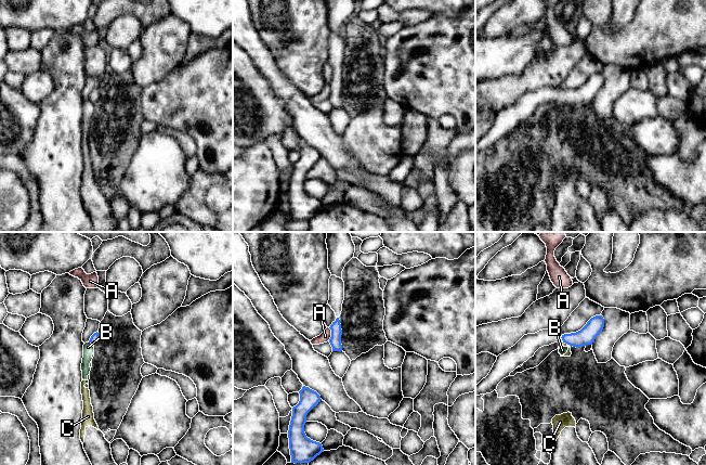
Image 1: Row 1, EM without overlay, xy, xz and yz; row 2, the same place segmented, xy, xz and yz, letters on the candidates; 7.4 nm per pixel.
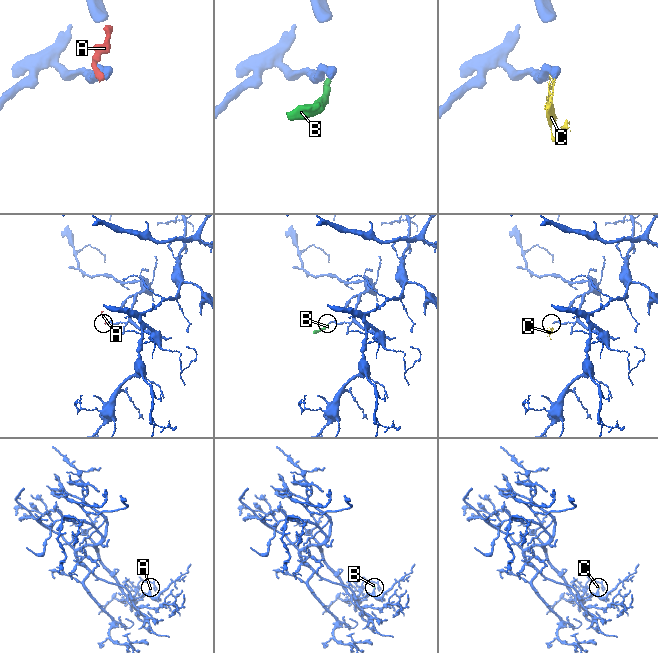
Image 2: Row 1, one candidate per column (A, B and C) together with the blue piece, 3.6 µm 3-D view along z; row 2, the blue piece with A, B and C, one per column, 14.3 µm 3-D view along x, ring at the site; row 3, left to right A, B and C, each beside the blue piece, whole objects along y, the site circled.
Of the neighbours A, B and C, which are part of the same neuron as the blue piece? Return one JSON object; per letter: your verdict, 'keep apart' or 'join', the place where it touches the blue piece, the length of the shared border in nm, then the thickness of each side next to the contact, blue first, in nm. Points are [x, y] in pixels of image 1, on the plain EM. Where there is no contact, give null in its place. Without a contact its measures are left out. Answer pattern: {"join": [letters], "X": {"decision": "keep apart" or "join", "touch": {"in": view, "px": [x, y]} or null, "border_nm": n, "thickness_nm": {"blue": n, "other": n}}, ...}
{"join": [], "A": {"decision": "keep apart", "touch": {"in": "xz", "px": [331, 91]}, "border_nm": 100, "thickness_nm": {"blue": 90, "other": 80}}, "B": {"decision": "keep apart", "touch": {"in": "xy", "px": [91, 100]}, "border_nm": 40, "thickness_nm": {"blue": 60, "other": 80}}, "C": {"decision": "keep apart", "touch": {"in": "yz", "px": [565, 100]}, "border_nm": 40, "thickness_nm": {"blue": 130, "other": 40}}}

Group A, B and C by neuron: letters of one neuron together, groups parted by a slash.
A B C

